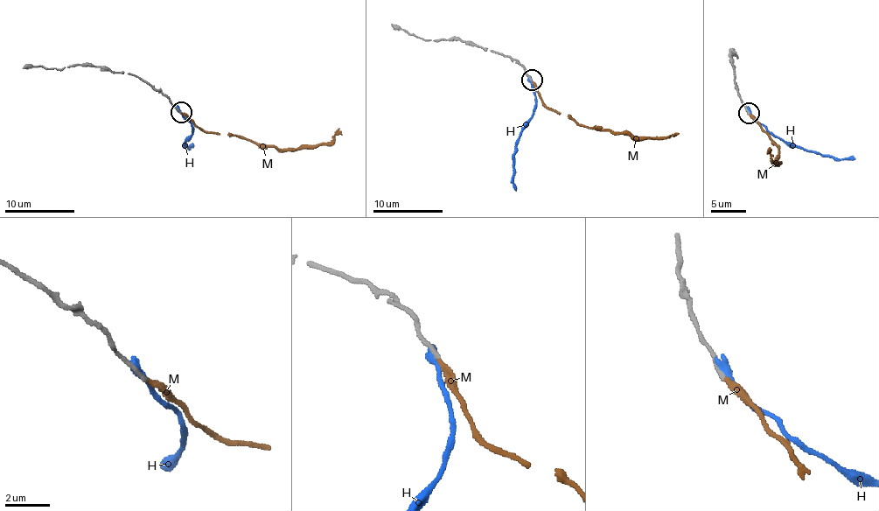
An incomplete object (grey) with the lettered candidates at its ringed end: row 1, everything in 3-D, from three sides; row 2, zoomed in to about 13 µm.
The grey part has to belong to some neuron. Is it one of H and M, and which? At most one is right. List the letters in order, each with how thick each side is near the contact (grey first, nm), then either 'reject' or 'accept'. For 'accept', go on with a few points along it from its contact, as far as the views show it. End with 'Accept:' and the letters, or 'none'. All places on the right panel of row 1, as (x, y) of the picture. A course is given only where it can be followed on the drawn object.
H: 220/380 nm | reject
M: 190/240 nm | accept
Accept: M

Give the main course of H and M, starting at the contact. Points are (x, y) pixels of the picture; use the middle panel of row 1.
H: (529, 78), (535, 94), (535, 108), (517, 141), (513, 172), (515, 190)
M: (531, 80), (548, 108), (569, 114), (583, 125), (631, 133), (635, 136), (661, 138), (676, 133)

